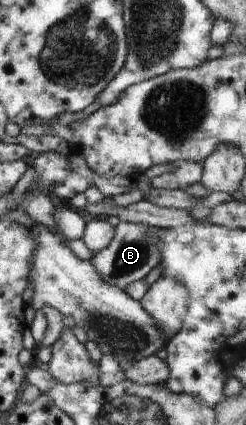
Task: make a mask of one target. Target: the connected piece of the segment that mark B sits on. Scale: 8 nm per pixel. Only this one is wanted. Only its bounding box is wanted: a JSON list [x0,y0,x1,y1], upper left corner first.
[91,222,162,288]

